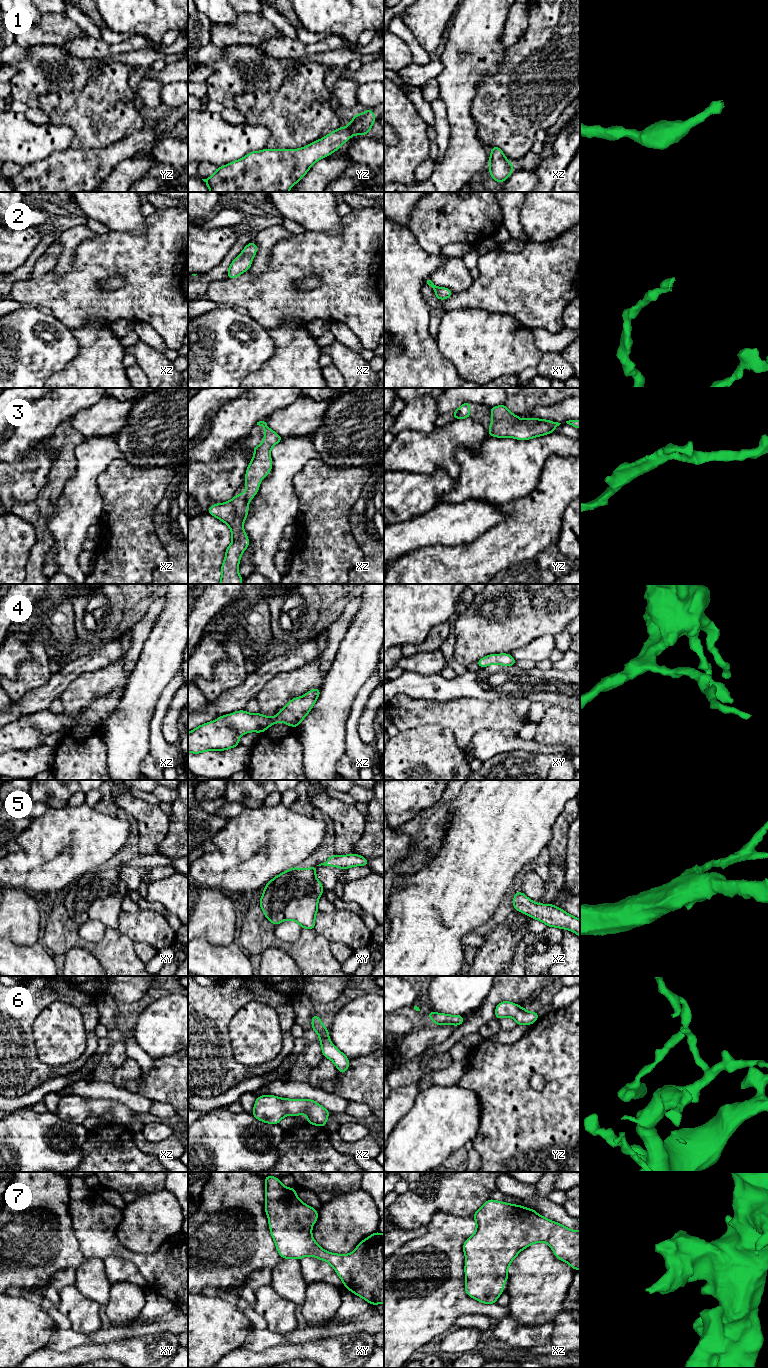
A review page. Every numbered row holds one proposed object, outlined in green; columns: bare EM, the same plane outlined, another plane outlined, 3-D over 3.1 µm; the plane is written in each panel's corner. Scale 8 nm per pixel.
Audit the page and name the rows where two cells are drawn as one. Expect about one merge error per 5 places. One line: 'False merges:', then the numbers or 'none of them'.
False merges: none of them

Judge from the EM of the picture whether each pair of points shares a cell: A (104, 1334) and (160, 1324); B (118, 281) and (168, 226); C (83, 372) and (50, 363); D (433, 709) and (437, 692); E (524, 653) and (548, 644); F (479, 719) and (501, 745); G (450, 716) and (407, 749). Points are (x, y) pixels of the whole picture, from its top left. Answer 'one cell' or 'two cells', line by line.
A: one cell
B: two cells
C: two cells
D: two cells
E: one cell
F: two cells
G: two cells

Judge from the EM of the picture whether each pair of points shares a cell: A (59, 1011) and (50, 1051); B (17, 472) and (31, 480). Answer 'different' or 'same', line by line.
A: same
B: same

